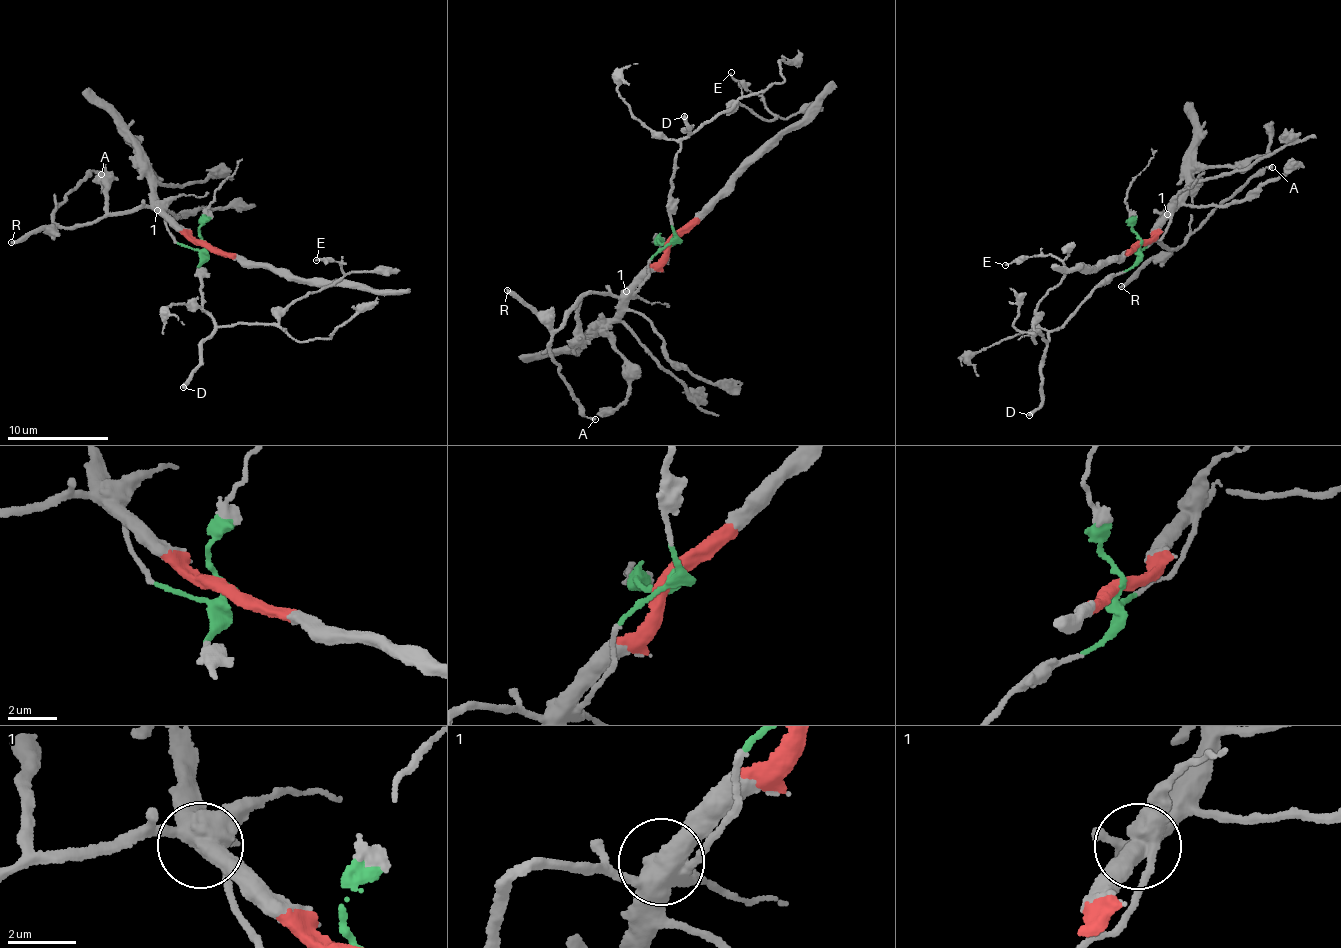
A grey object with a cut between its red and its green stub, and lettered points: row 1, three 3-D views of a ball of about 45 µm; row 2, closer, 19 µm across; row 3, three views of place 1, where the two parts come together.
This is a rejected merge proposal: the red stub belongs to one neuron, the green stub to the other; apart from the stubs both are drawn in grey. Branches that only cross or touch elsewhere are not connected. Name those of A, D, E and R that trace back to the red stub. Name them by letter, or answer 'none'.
A, R

